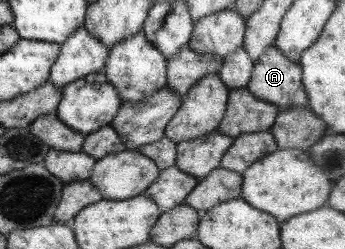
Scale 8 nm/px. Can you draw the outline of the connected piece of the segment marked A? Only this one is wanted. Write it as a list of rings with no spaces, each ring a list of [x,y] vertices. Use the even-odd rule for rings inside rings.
[[[274,44],[253,63],[252,74],[245,86],[258,100],[268,101],[278,110],[307,106],[301,83],[299,63],[284,57]]]

